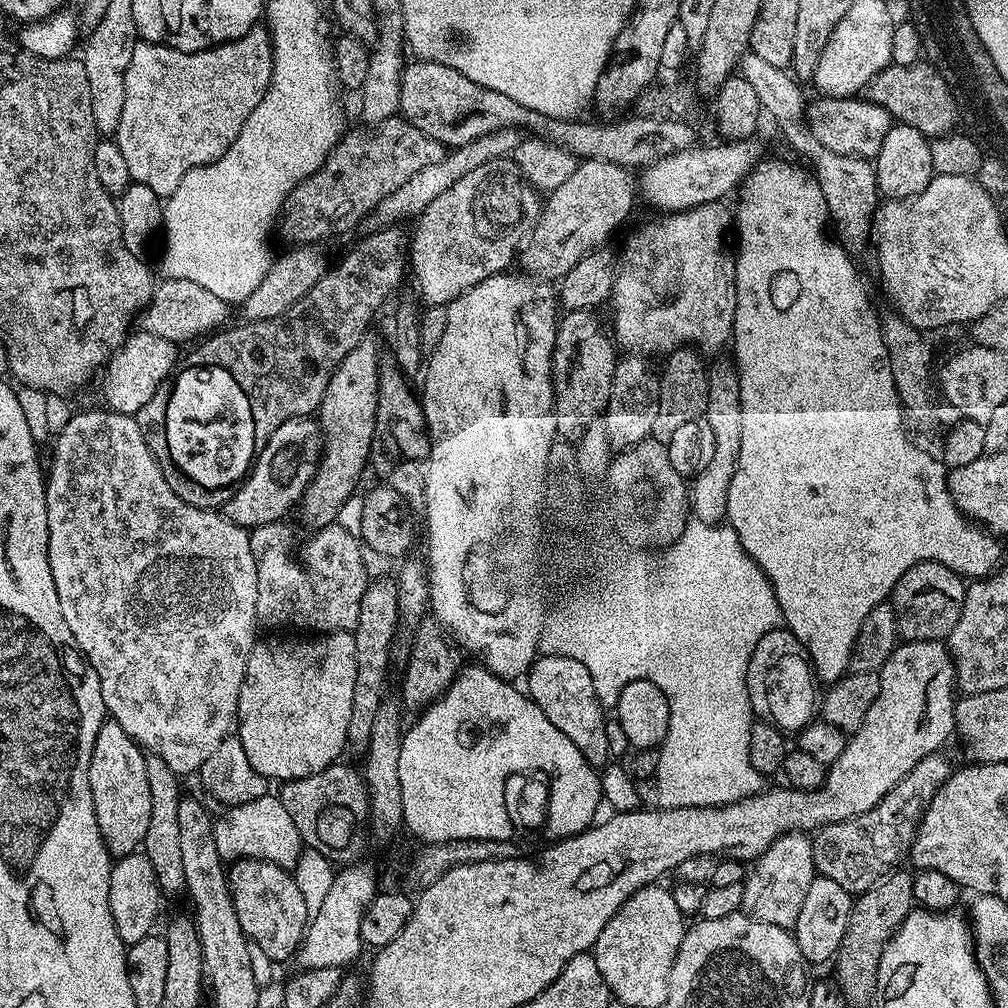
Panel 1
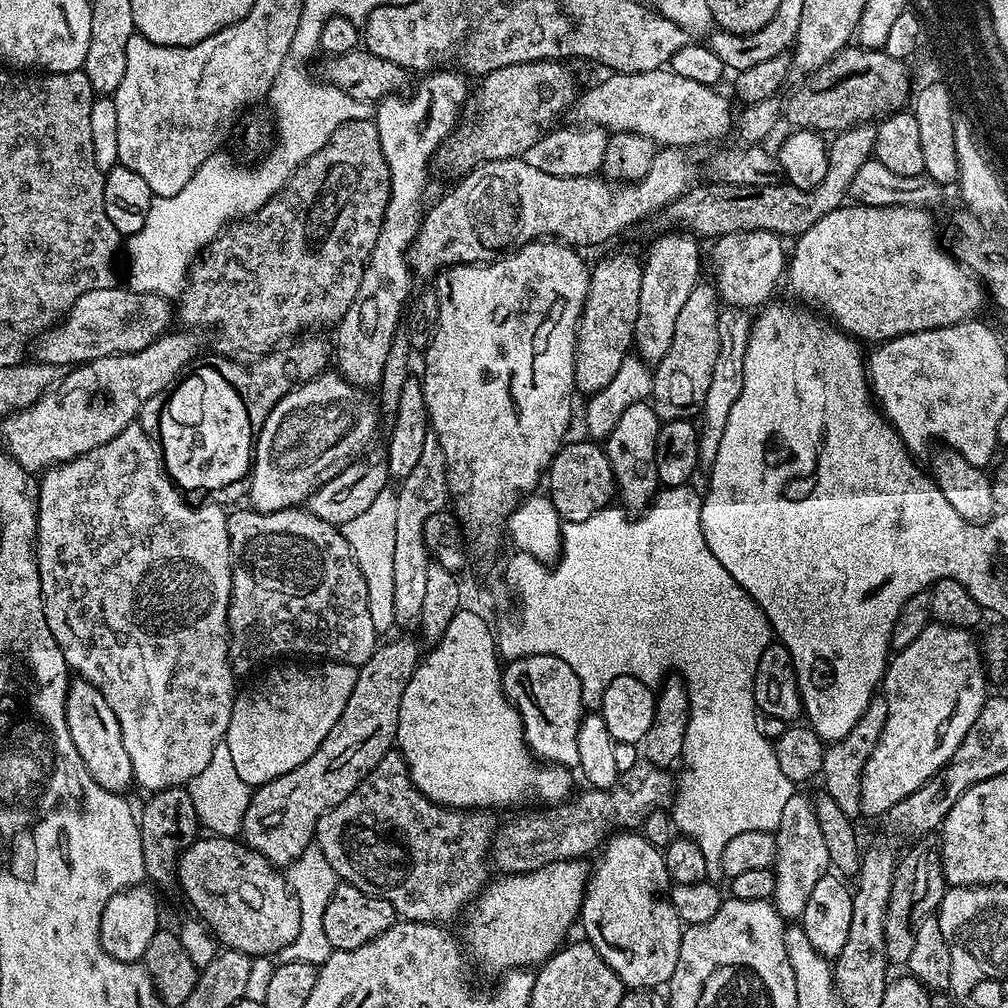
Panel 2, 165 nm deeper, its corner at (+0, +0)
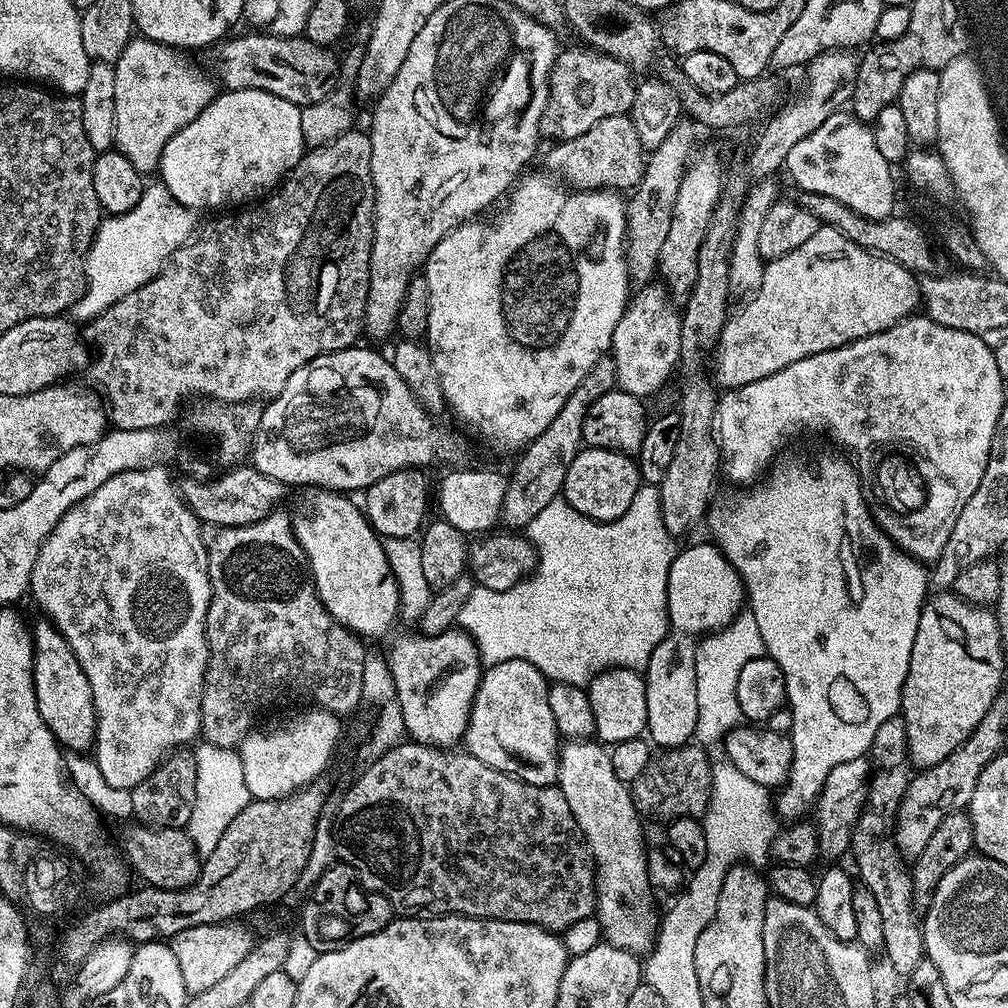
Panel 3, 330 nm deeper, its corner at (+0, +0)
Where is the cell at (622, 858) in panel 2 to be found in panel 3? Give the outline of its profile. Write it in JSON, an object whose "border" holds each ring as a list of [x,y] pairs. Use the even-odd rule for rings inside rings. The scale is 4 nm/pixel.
{"border":[[[595,739],[567,741],[560,749],[560,768],[556,772],[556,784],[566,798],[570,814],[574,814],[584,840],[588,843],[588,849],[592,852],[592,860],[596,863],[594,920],[600,923],[600,928],[604,931],[603,939],[622,950],[633,952],[638,957],[651,953],[652,945],[656,943],[658,916],[650,912],[654,889],[648,880],[649,851],[644,848],[644,832],[640,829],[641,817],[638,815],[636,802],[632,799],[629,785],[621,782],[618,774],[614,774],[609,749]]]}

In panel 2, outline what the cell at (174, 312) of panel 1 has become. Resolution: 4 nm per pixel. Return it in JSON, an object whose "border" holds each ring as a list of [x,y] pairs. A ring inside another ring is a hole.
{"border":[[[127,286],[90,290],[73,302],[72,309],[60,323],[40,333],[34,344],[35,359],[42,364],[75,366],[88,360],[142,350],[169,331],[174,308],[168,304],[171,303],[167,296],[133,292]]]}

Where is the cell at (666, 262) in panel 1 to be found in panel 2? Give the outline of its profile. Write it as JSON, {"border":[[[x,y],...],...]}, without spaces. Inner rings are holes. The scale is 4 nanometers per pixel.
{"border":[[[750,230],[749,232],[731,232],[715,237],[712,248],[712,268],[716,271],[714,283],[720,299],[725,305],[756,310],[767,305],[773,299],[776,279],[786,272],[785,241],[775,232]]]}

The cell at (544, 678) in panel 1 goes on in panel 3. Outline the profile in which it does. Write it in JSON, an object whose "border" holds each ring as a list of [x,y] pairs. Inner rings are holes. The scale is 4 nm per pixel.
{"border":[[[525,660],[498,662],[485,667],[474,694],[462,741],[468,755],[527,784],[555,785],[556,772],[560,768],[562,737],[556,730],[554,714],[550,711],[549,687],[548,677],[540,673],[538,666]]]}

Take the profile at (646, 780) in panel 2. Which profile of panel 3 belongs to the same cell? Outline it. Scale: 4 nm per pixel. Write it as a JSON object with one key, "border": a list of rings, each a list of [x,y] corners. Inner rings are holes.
{"border":[[[689,742],[653,755],[646,770],[642,770],[642,775],[630,785],[637,809],[645,817],[657,816],[663,822],[681,820],[687,816],[703,817],[712,793],[713,766],[713,761],[708,760],[703,751],[707,752],[699,743]]]}

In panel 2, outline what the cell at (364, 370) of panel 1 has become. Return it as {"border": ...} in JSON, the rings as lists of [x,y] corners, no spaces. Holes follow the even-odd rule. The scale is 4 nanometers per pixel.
{"border":[[[432,70],[428,76],[409,96],[397,94],[387,96],[375,105],[374,123],[378,130],[378,138],[382,142],[382,154],[386,158],[386,166],[390,170],[390,202],[386,206],[386,214],[382,222],[382,230],[378,234],[378,242],[374,242],[374,250],[368,263],[364,265],[362,282],[358,286],[358,294],[354,294],[354,302],[350,302],[350,310],[335,325],[336,344],[334,340],[334,364],[341,376],[355,386],[365,390],[377,387],[382,378],[382,370],[386,370],[386,358],[390,358],[390,346],[401,331],[402,317],[406,312],[412,290],[414,273],[408,266],[407,251],[420,229],[420,221],[426,213],[424,191],[428,188],[428,172],[433,154],[444,139],[452,133],[462,116],[462,109],[470,95],[470,84],[459,71],[440,72]]]}

